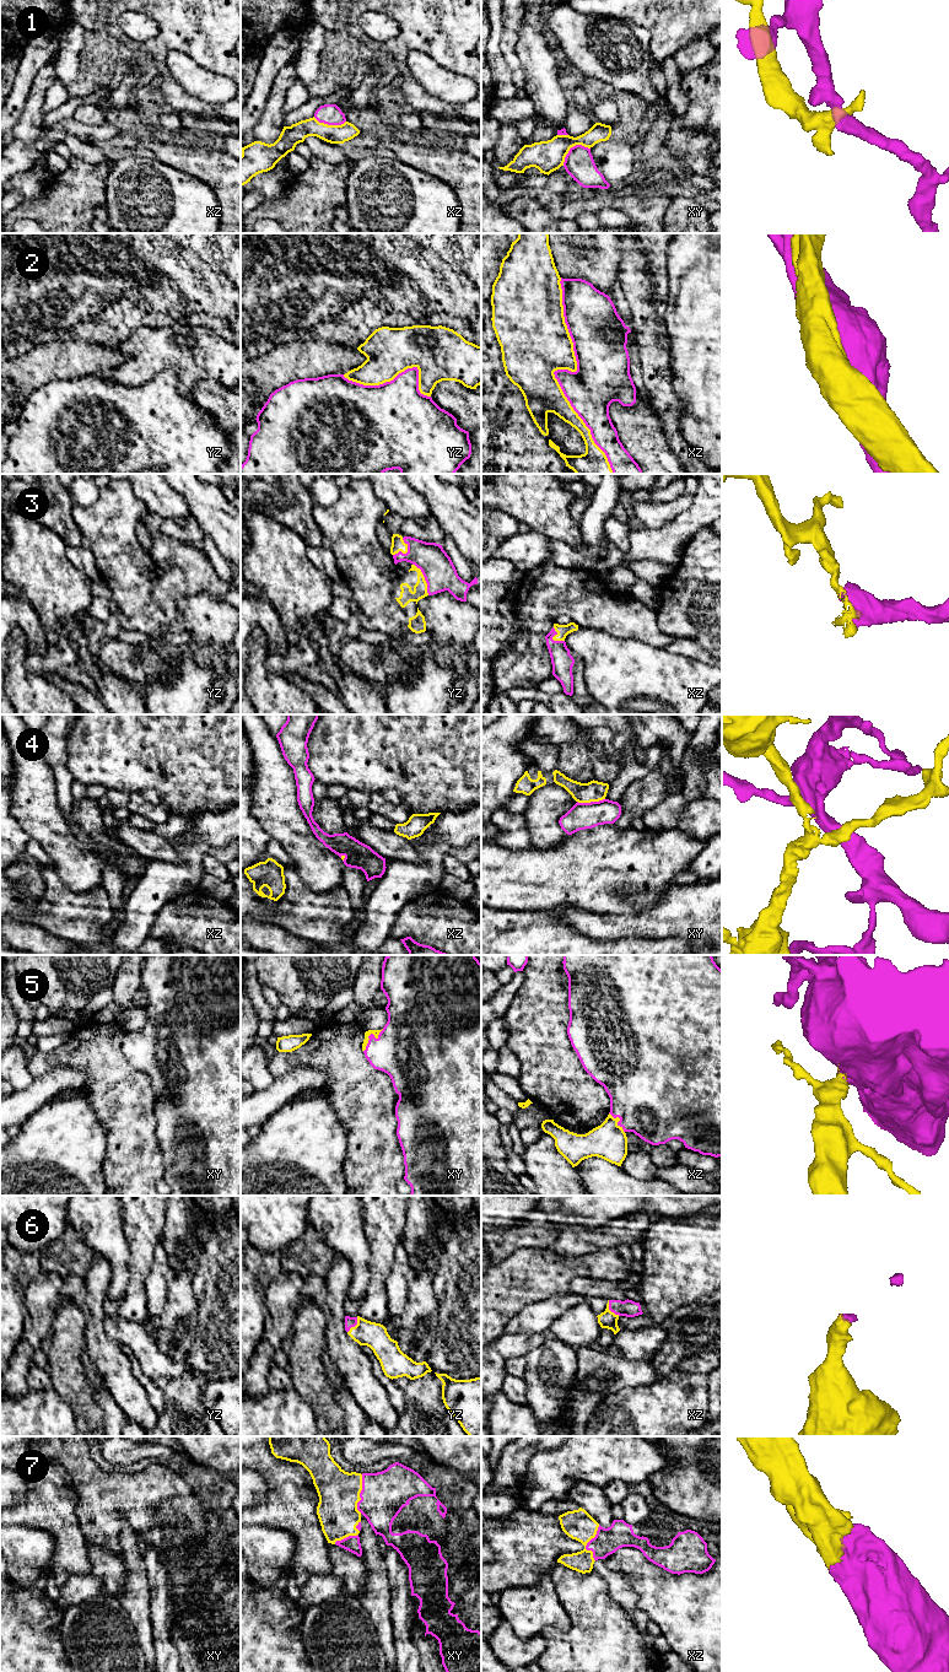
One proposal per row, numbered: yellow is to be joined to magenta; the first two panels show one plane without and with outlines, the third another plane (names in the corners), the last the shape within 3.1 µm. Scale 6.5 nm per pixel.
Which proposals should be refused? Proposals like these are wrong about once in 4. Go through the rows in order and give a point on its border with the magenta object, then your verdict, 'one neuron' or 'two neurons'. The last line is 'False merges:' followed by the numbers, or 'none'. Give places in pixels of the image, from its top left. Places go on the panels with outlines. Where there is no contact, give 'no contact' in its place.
1: contact xy (571, 147); two neurons
2: contact xz (560, 370); two neurons
3: contact yz (425, 578); one neuron
4: contact xy (591, 802); two neurons
5: contact xy (368, 1036); one neuron
6: contact xz (610, 1310); one neuron
7: contact xz (587, 1544); one neuron
False merges: 1, 2, 4

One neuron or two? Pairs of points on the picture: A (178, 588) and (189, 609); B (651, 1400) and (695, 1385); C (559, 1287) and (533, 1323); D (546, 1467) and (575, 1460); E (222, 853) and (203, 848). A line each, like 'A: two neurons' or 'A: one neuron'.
A: two neurons
B: one neuron
C: two neurons
D: one neuron
E: one neuron

